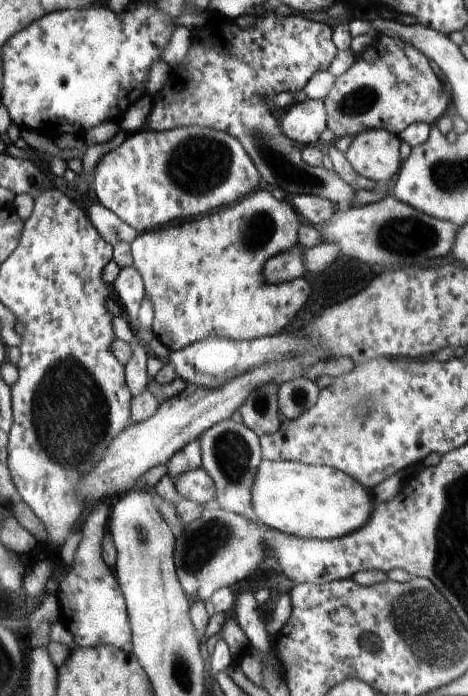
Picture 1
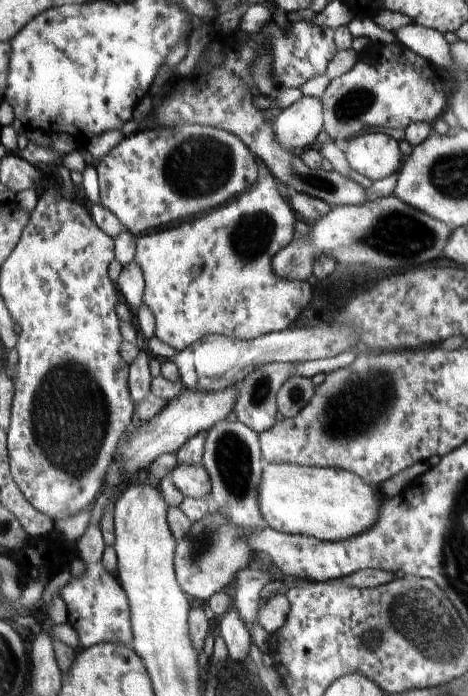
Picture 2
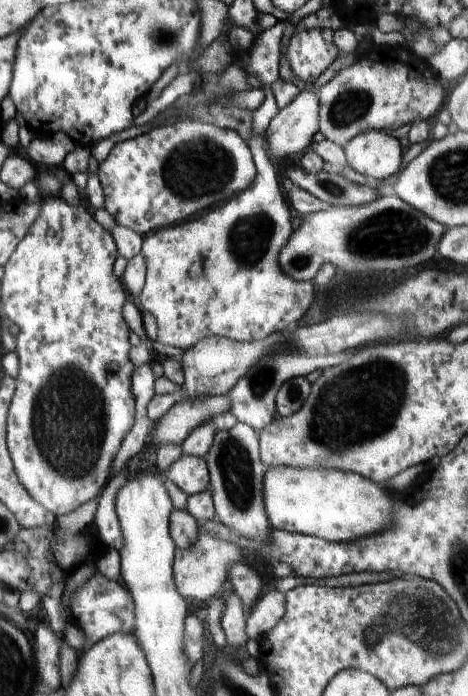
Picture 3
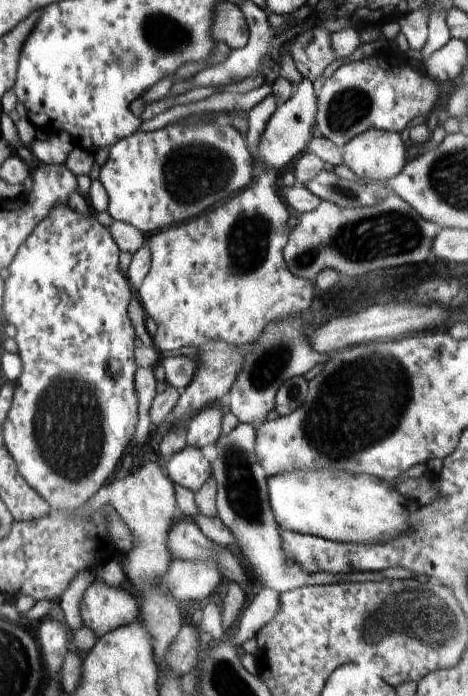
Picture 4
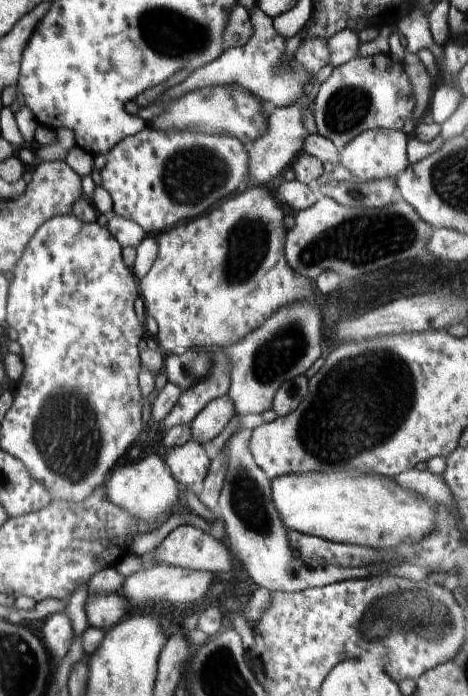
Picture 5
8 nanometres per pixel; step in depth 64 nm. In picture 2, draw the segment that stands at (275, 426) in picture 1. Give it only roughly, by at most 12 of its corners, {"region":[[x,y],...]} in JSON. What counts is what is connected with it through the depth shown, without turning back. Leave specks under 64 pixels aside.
{"region":[[355,360],[270,363],[252,371],[230,406],[259,434],[278,422],[278,392],[288,378],[329,375]]}

